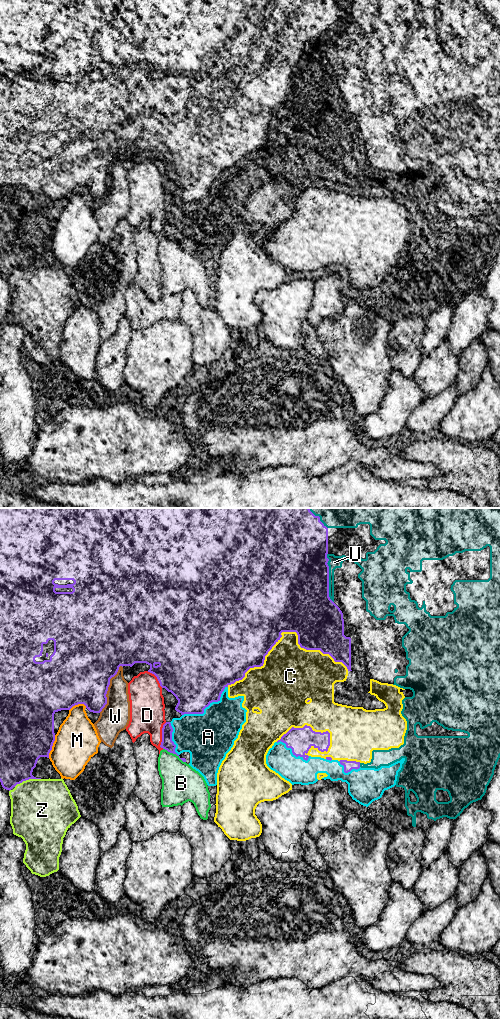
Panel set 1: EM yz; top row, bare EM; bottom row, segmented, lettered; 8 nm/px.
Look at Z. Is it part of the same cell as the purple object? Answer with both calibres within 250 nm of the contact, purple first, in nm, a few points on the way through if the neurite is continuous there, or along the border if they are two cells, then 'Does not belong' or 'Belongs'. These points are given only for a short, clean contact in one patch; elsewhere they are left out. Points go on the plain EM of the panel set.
Thickness 320 nm (purple) against 460 nm. Does not belong

